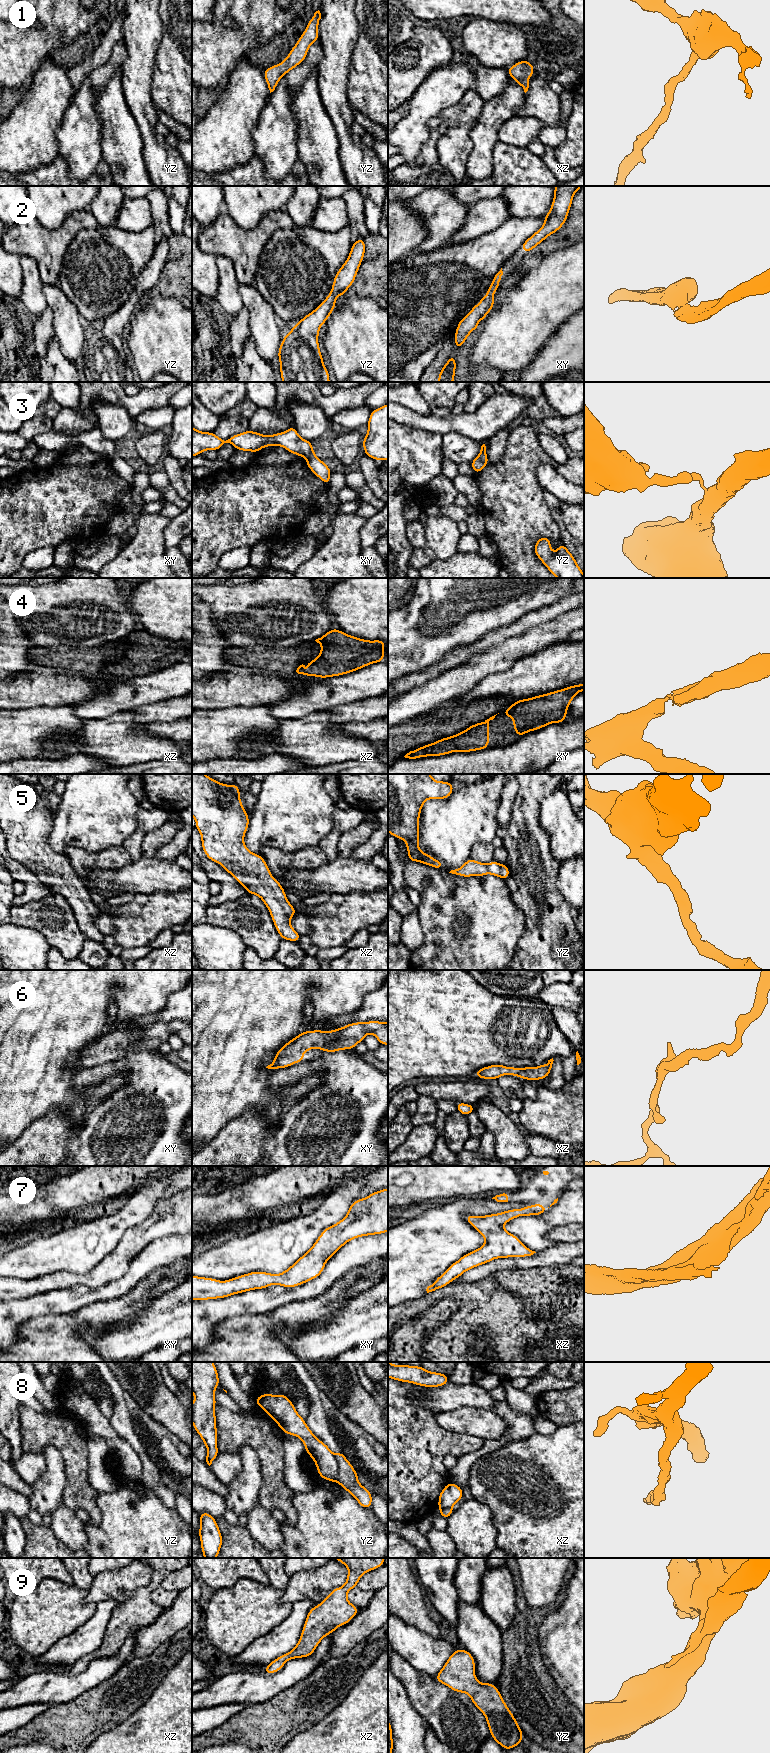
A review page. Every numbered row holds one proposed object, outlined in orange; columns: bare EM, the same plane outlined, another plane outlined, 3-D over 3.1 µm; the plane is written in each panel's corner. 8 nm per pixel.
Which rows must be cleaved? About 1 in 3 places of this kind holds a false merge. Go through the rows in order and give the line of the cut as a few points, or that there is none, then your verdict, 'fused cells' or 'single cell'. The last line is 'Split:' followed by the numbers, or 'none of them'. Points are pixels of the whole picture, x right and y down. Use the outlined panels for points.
1: cut none; single cell
2: cut none; single cell
3: cut xy (312, 450), (306, 458); fused cells
4: cut none; single cell
5: cut none; single cell
6: cut none; single cell
7: cut none; single cell
8: cut yz (334, 1455), (338, 1465), (337, 1481); fused cells
9: cut none; single cell
Split: 3, 8

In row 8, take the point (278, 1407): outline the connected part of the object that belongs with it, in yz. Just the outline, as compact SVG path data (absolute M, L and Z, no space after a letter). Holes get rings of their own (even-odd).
M264 1393L254 1399L282 1429L286 1435L294 1435L303 1441L305 1452L314 1460L318 1475L331 1482L337 1482L339 1465L333 1452L315 1437L305 1420L297 1413L295 1405L286 1395Z

